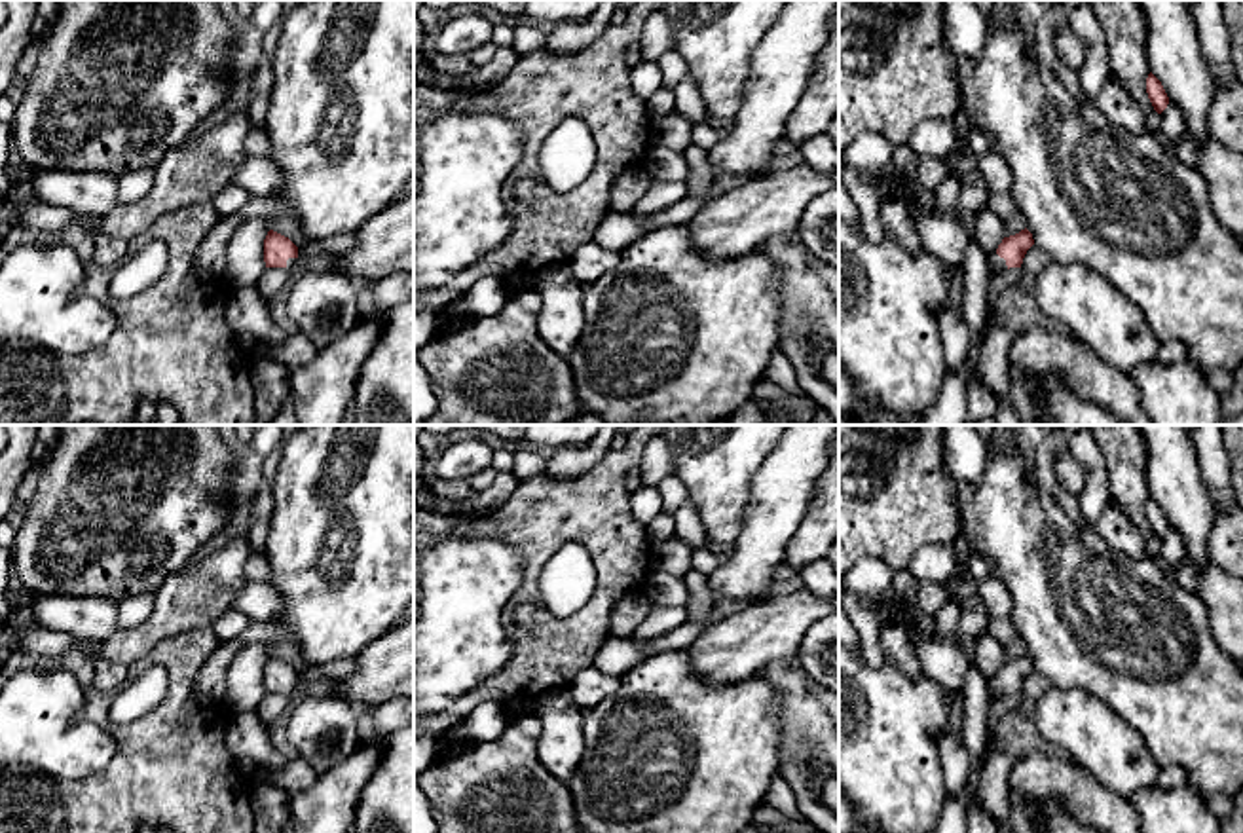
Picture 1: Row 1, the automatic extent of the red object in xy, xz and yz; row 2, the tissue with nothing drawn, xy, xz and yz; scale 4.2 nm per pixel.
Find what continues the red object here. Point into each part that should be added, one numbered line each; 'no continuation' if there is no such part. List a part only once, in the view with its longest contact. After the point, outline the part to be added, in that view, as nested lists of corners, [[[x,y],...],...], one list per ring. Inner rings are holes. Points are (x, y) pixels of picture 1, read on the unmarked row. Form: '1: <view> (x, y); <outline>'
1: yz (995, 689); [[[996,677],[987,683],[987,693],[989,693],[989,700],[1008,694],[1006,685],[1000,683]]]

